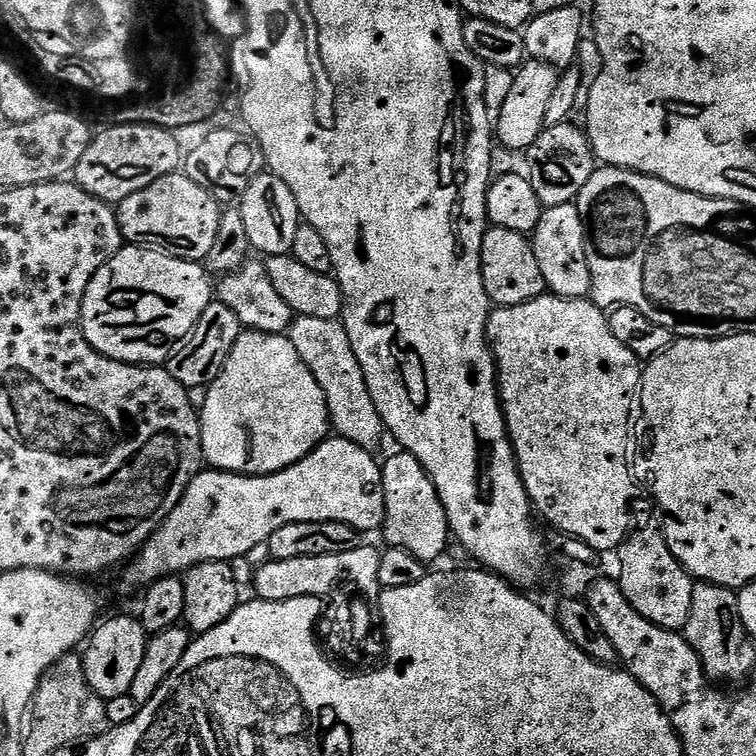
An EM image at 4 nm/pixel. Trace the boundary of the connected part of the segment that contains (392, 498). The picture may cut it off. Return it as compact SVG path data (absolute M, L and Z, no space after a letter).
M403 450L383 461L380 473L382 486L386 494L386 514L384 515L384 544L393 548L410 550L414 558L418 558L425 566L431 565L431 560L436 560L448 548L450 533L446 510L438 498L438 490L434 482L430 482L430 474L414 458L414 454Z

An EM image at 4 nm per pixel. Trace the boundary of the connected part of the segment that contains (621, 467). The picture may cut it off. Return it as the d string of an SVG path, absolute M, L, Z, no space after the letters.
M545 294L539 296L537 300L518 306L493 307L488 318L488 342L496 358L500 402L504 410L504 418L508 422L508 436L512 440L512 448L516 452L516 464L520 467L520 477L524 489L528 491L528 499L532 501L533 509L539 515L541 512L556 527L557 533L586 542L597 554L615 553L630 535L628 523L631 522L632 516L628 513L628 507L632 504L636 484L632 481L633 465L632 468L628 465L628 427L632 424L634 397L640 387L642 361L633 352L626 350L626 346L622 346L618 338L614 338L605 309L598 307L588 298L567 300L564 296Z

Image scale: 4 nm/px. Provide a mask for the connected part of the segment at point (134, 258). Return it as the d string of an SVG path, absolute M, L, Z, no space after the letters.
M125 246L96 271L90 286L86 286L80 325L86 342L103 356L121 360L124 364L160 366L173 355L177 345L191 336L200 315L213 300L214 284L203 263L180 260L153 248Z

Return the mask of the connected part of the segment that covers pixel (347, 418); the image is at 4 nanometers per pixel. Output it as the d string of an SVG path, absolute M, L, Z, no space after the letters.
M296 316L287 330L287 335L294 350L298 350L302 362L310 366L310 374L318 378L322 394L326 394L328 419L335 435L341 440L354 442L354 446L362 446L366 451L375 453L376 447L386 440L384 419L374 406L374 398L370 398L370 390L366 390L362 366L358 366L358 358L354 358L354 346L350 346L350 338L343 323Z

